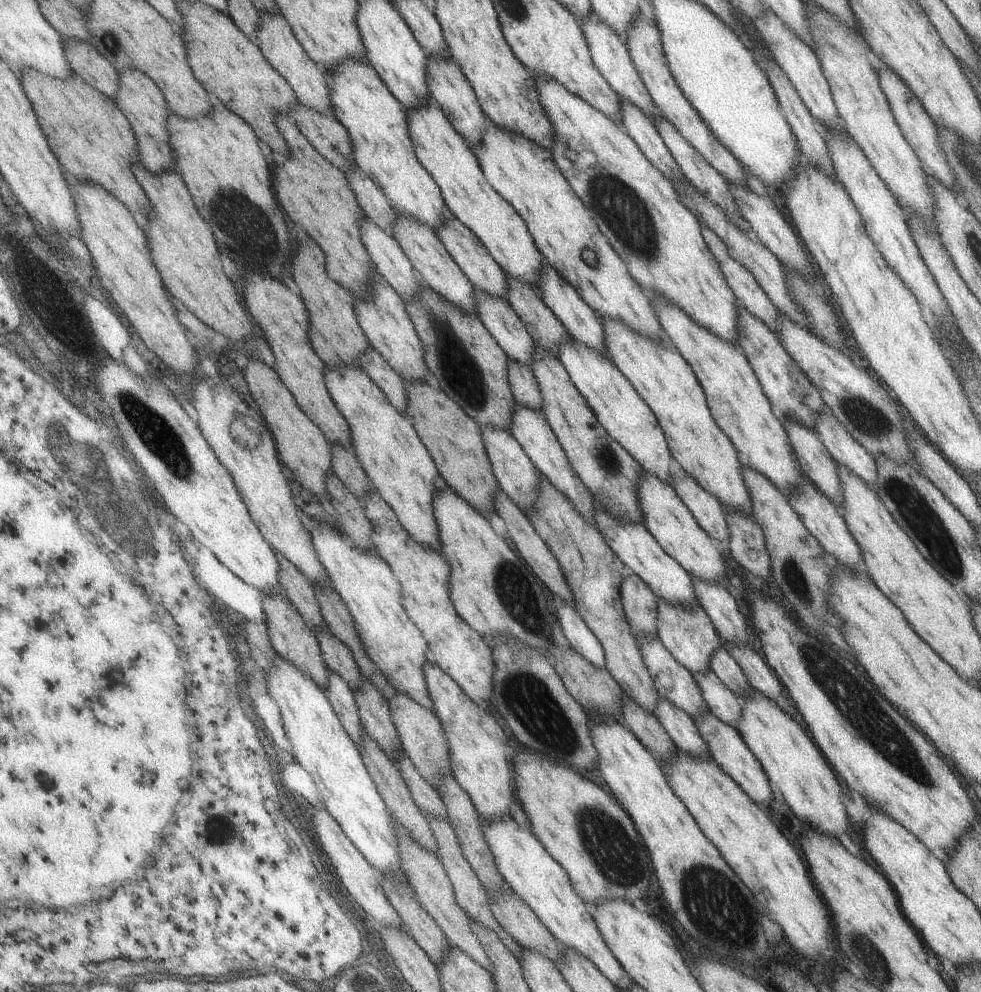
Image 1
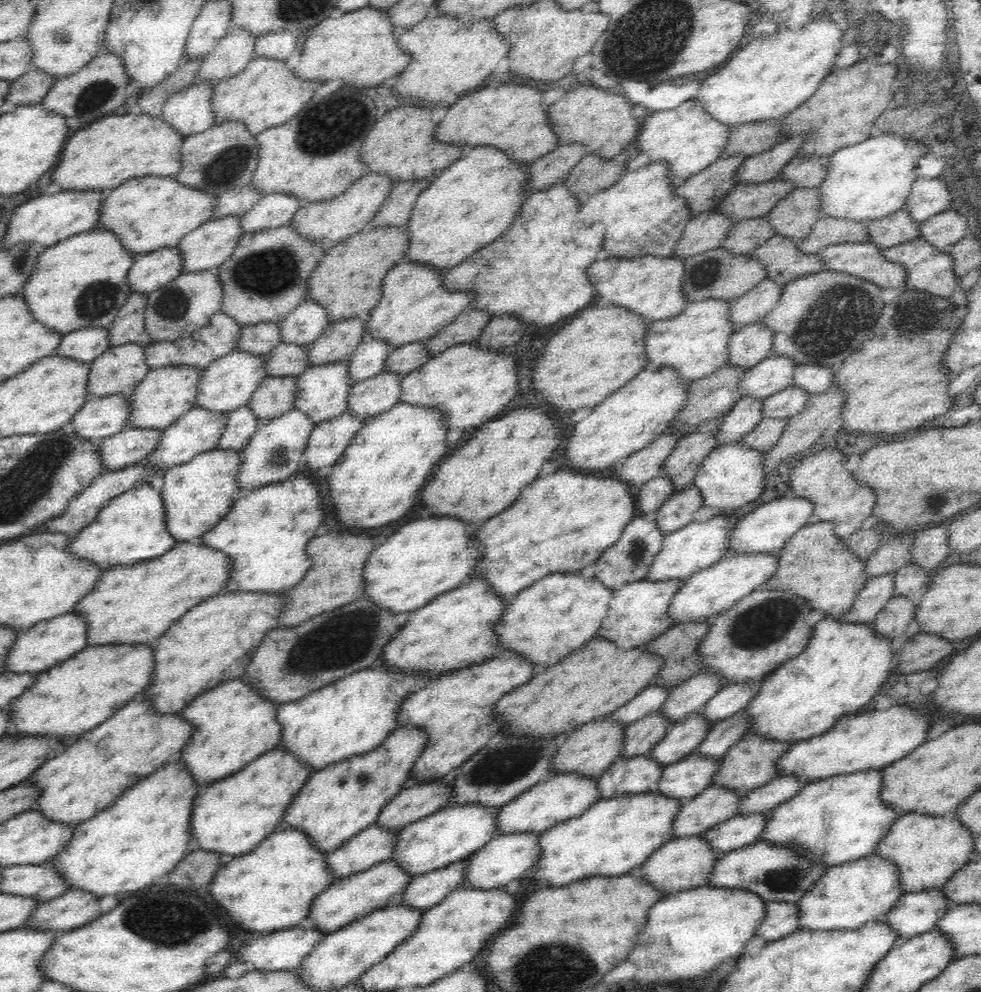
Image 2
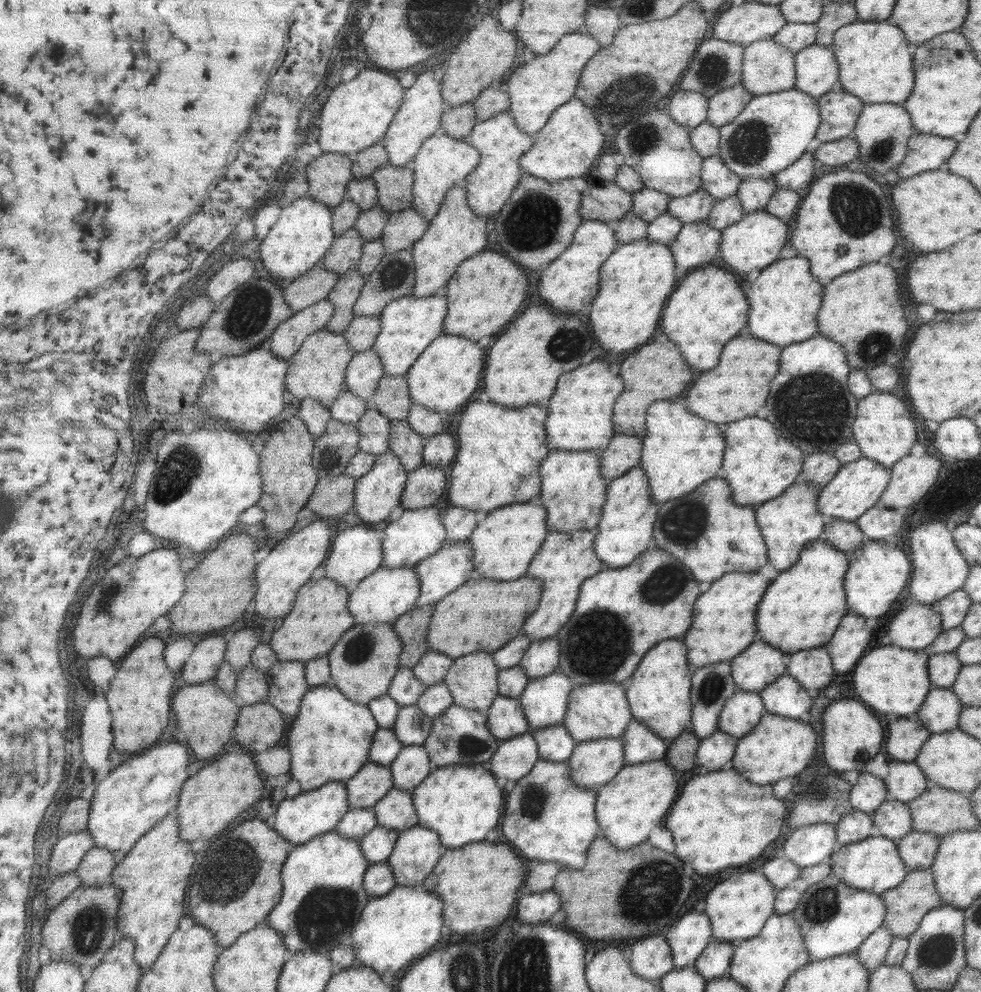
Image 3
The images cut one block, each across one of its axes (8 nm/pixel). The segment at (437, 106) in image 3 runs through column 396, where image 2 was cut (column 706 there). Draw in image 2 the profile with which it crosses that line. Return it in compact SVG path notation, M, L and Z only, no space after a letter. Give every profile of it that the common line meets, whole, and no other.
M688 100L675 109L651 112L646 116L639 130L636 144L638 144L640 152L650 156L652 162L666 161L669 164L673 182L676 182L679 187L682 186L685 179L702 172L702 169L723 156L729 143L730 133L734 128L736 126L718 122L705 111L699 100Z

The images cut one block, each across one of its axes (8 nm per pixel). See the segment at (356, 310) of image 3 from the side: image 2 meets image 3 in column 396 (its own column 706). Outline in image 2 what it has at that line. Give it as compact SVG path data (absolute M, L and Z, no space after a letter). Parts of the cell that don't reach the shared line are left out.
M721 246L688 257L685 260L683 290L690 302L702 298L728 298L735 300L767 278L766 267L751 253L736 254Z

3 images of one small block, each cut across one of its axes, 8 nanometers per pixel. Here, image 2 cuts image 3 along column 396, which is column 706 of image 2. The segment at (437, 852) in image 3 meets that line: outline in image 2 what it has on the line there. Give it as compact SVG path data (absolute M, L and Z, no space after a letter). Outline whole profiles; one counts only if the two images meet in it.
M703 834L677 837L658 849L635 872L640 878L645 878L660 890L665 890L668 894L675 894L708 885L714 865L720 860L721 856L722 854L711 847Z

